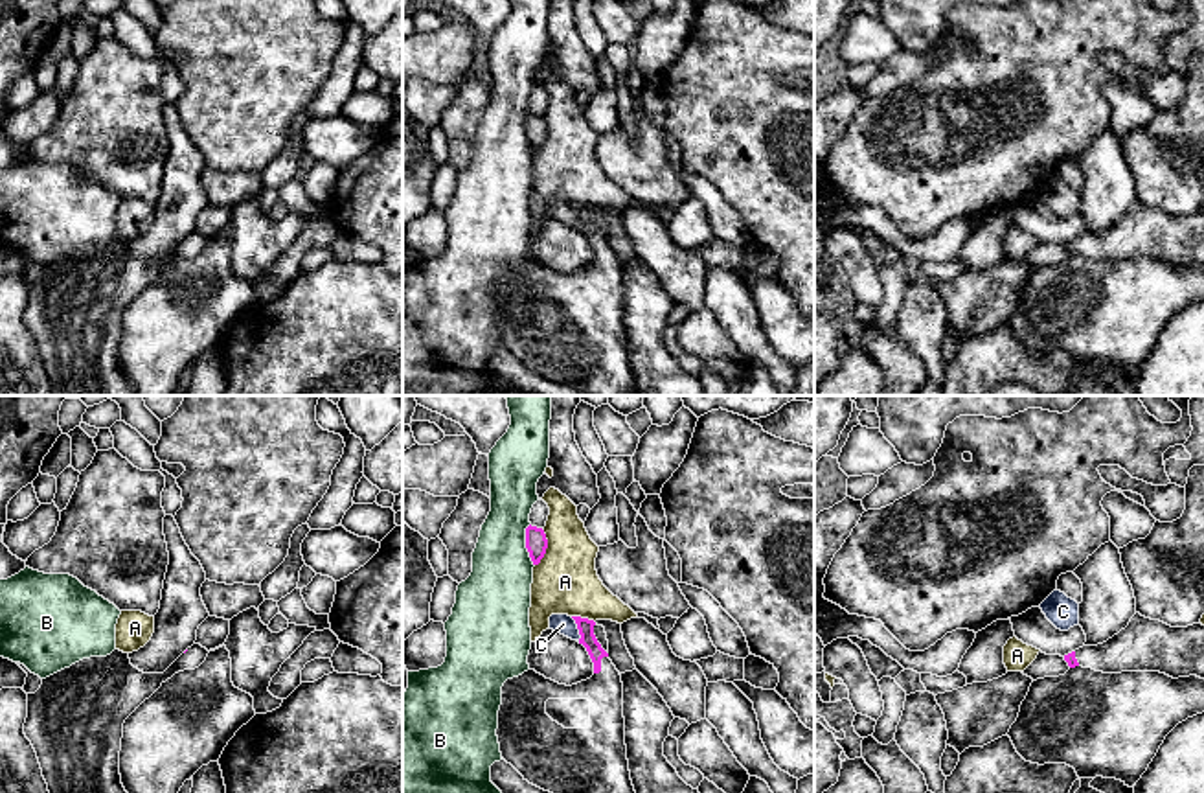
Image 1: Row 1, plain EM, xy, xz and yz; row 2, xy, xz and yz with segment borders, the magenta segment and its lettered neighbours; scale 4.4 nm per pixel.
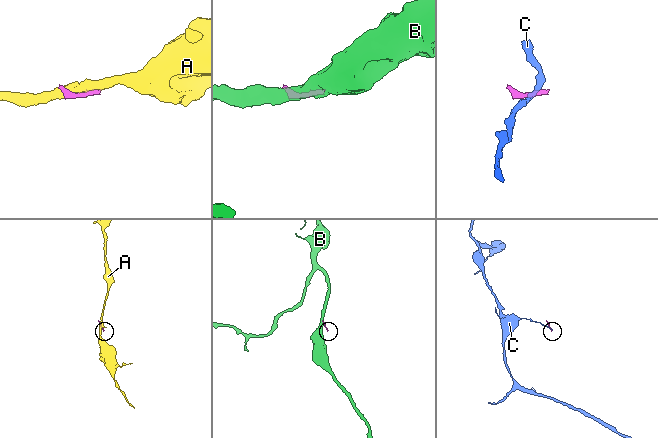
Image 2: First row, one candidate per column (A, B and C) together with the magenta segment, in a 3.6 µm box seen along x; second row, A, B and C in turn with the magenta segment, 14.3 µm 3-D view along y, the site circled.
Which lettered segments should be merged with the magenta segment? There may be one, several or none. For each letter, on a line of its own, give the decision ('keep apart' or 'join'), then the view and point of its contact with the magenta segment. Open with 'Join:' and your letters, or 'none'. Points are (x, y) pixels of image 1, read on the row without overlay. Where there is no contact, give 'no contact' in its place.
Join: none
A: keep apart | xz (546, 135)
B: keep apart | xz (526, 133)
C: keep apart | xz (578, 216)

